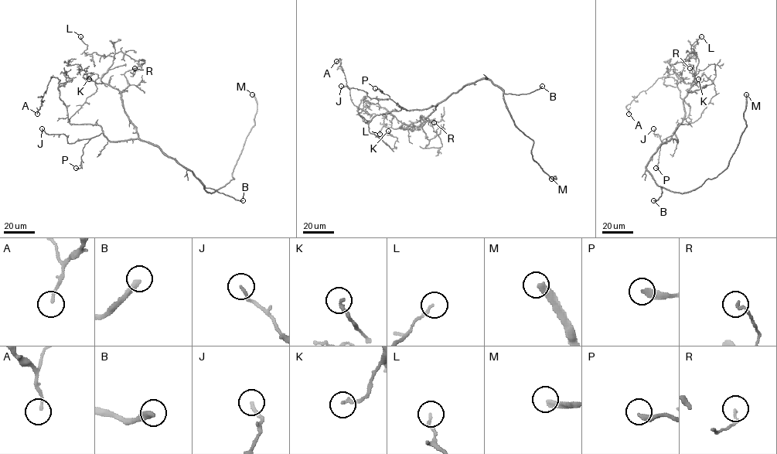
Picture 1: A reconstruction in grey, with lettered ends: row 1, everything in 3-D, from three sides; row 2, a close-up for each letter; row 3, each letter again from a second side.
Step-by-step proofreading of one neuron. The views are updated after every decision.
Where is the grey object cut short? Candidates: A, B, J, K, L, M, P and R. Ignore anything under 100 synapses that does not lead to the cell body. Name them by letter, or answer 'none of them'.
M

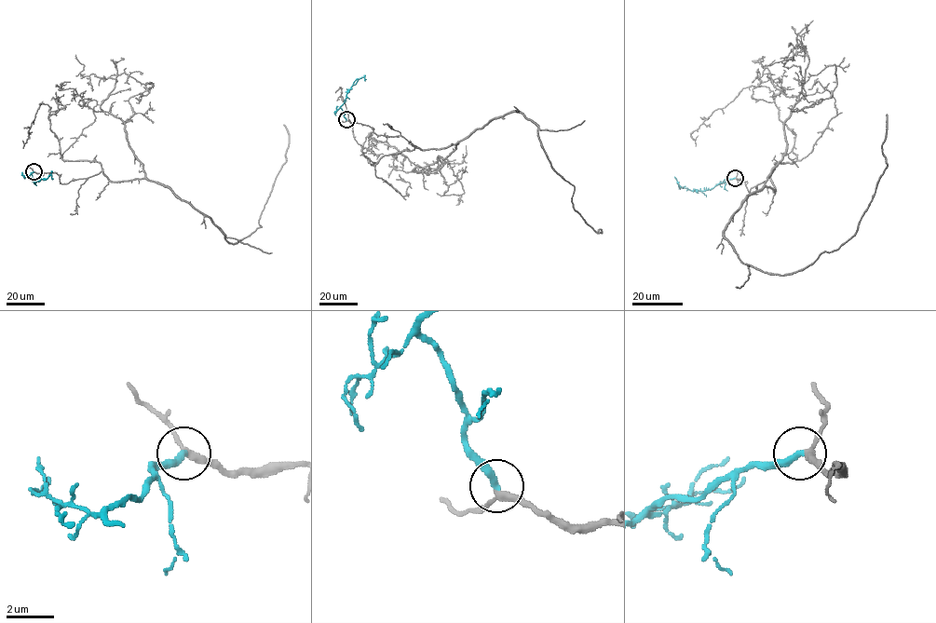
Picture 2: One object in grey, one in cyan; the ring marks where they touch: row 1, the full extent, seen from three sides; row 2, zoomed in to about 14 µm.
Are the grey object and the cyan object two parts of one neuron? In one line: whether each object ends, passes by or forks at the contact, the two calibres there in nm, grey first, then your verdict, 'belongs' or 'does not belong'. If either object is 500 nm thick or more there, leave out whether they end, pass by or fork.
grey passes by | cyan ends | 260/320 nm | belongs

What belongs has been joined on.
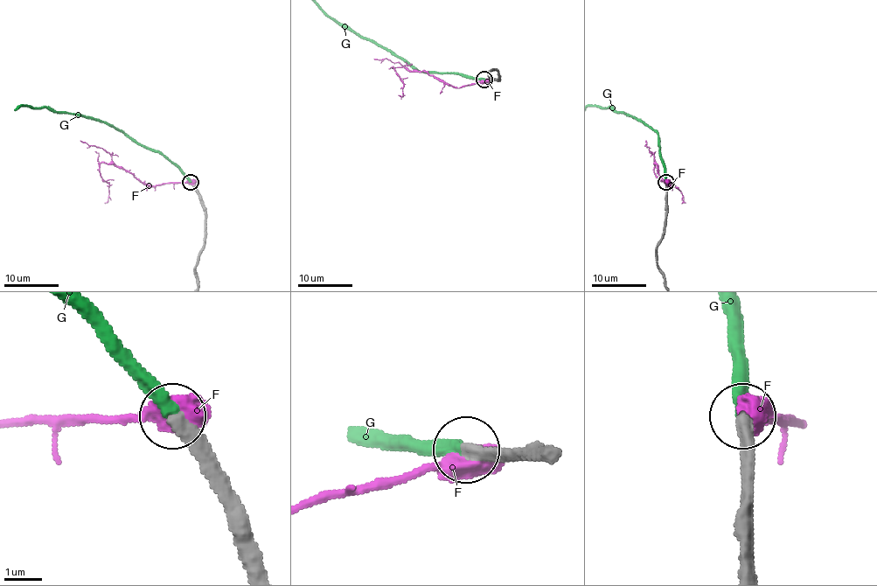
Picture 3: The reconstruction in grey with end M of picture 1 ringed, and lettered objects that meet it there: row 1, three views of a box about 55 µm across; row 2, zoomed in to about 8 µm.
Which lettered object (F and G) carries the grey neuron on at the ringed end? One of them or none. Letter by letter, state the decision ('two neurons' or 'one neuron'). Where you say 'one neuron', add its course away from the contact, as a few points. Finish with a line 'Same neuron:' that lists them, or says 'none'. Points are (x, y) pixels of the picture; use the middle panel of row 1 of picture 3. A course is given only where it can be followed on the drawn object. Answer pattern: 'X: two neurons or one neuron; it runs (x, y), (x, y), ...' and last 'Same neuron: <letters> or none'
F: two neurons
G: one neuron
Same neuron: G

